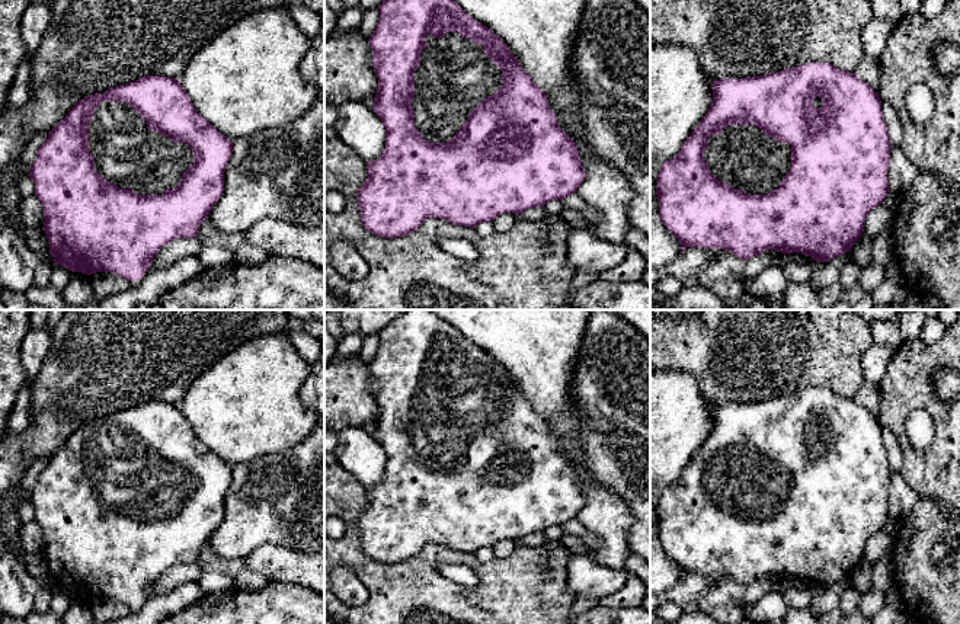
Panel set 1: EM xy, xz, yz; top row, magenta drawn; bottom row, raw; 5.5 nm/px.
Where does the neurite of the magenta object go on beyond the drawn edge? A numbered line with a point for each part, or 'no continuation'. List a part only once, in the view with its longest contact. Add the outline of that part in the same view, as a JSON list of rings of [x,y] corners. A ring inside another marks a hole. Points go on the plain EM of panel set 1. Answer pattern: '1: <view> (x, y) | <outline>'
1: xy (127, 479) | [[[102,428],[89,447],[89,479],[95,483],[95,496],[119,515],[132,515],[137,521],[163,521],[182,508],[182,499],[193,490],[193,476],[186,468],[173,468],[147,454],[127,428]]]

